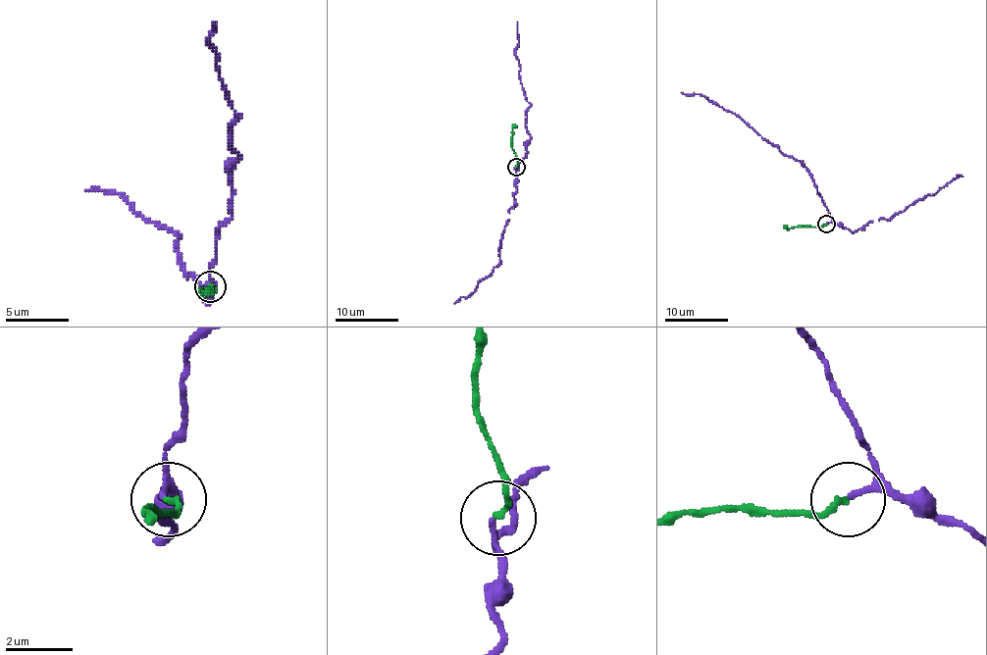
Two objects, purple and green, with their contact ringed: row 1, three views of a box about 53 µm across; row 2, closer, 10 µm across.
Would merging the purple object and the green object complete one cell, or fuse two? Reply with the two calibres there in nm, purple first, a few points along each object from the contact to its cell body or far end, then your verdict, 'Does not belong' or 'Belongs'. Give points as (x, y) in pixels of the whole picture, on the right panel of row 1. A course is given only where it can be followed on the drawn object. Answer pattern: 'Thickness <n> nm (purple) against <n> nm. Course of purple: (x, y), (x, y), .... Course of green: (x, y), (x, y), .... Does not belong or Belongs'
Thickness 110 nm (purple) against 170 nm. Course of purple: (826, 224), (831, 216), (812, 175), (798, 160), (784, 154), (733, 113), (702, 95), (681, 92). Course of green: (826, 224), (790, 228), (784, 226). Belongs

